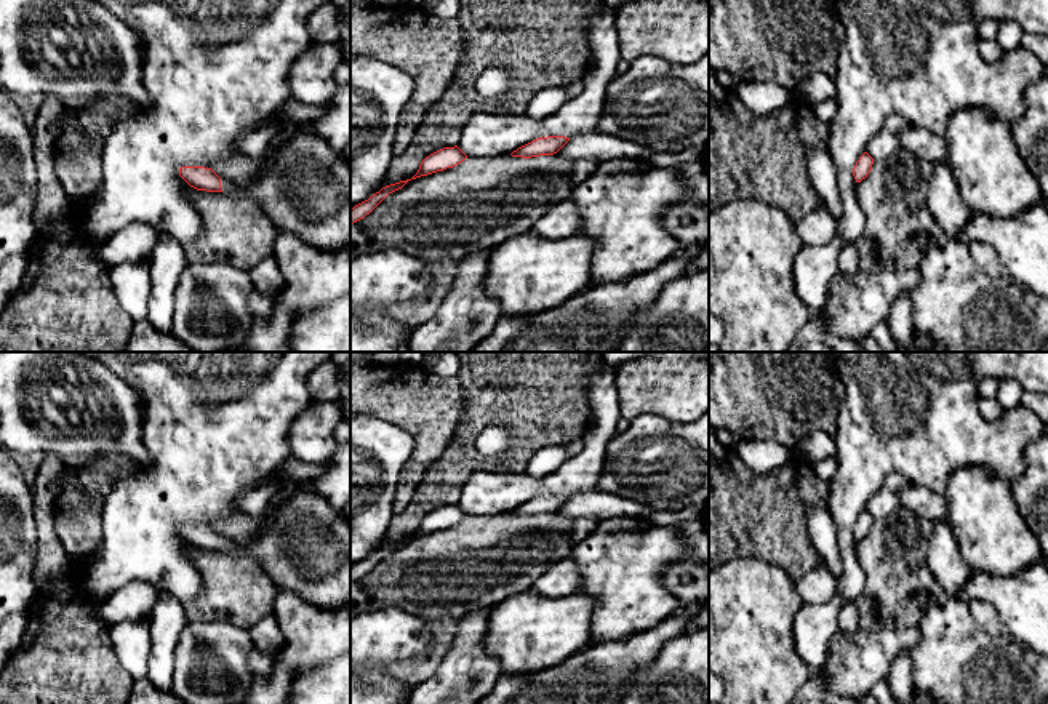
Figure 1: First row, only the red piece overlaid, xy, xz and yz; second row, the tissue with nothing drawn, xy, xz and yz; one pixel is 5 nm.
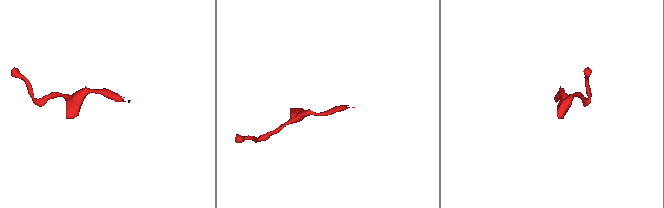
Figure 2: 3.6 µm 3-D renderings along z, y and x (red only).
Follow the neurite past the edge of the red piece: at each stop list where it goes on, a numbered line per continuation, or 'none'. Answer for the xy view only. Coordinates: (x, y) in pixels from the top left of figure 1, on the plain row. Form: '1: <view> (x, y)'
1: xy (304, 544)

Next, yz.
none

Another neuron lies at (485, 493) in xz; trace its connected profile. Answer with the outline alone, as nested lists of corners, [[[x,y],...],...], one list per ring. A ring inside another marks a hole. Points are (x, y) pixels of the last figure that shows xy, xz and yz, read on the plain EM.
[[[600,362],[587,386],[590,418],[582,450],[544,477],[530,474],[477,472],[462,485],[458,506],[467,515],[510,514],[518,506],[547,494],[584,494],[597,491],[603,472],[605,446],[618,434],[621,419],[614,370]]]

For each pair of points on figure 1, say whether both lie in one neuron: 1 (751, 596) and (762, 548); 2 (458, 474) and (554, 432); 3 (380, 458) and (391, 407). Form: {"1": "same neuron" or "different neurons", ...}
{"1": "different neurons", "2": "same neuron", "3": "different neurons"}

